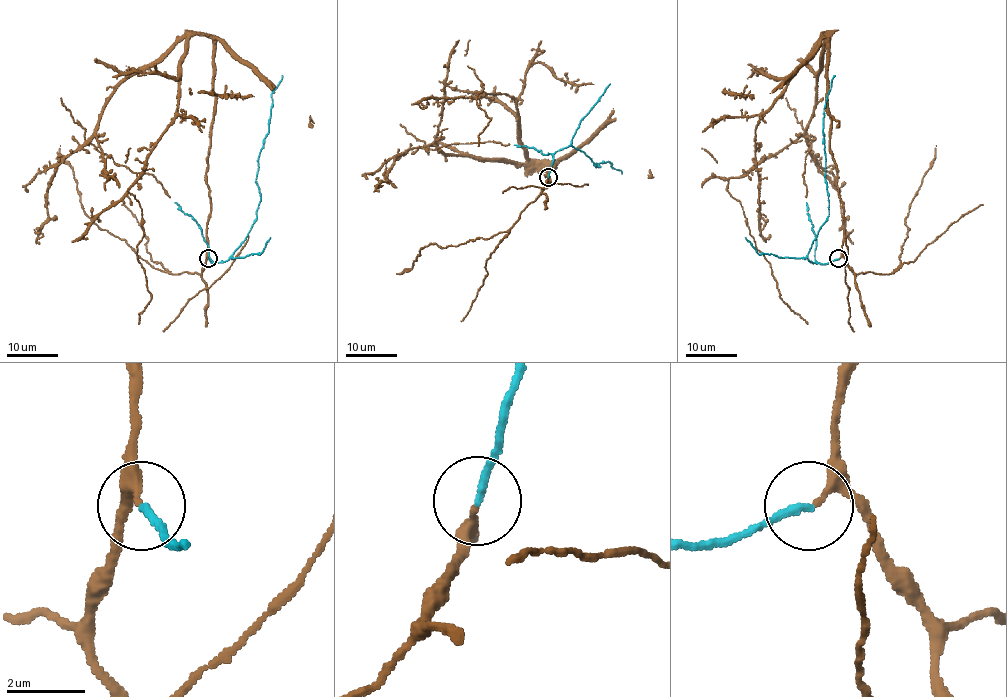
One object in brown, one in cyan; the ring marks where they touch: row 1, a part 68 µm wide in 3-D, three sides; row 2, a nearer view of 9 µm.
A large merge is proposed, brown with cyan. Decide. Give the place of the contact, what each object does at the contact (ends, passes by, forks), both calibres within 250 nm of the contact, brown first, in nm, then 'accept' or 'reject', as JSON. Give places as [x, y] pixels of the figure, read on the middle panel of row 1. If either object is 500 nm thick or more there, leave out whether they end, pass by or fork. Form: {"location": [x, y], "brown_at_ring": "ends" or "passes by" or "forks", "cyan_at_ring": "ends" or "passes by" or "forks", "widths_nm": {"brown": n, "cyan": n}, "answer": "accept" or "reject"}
{"location": [548, 177], "brown_at_ring": "passes by", "cyan_at_ring": "ends", "widths_nm": {"brown": 170, "cyan": 190}, "answer": "accept"}

